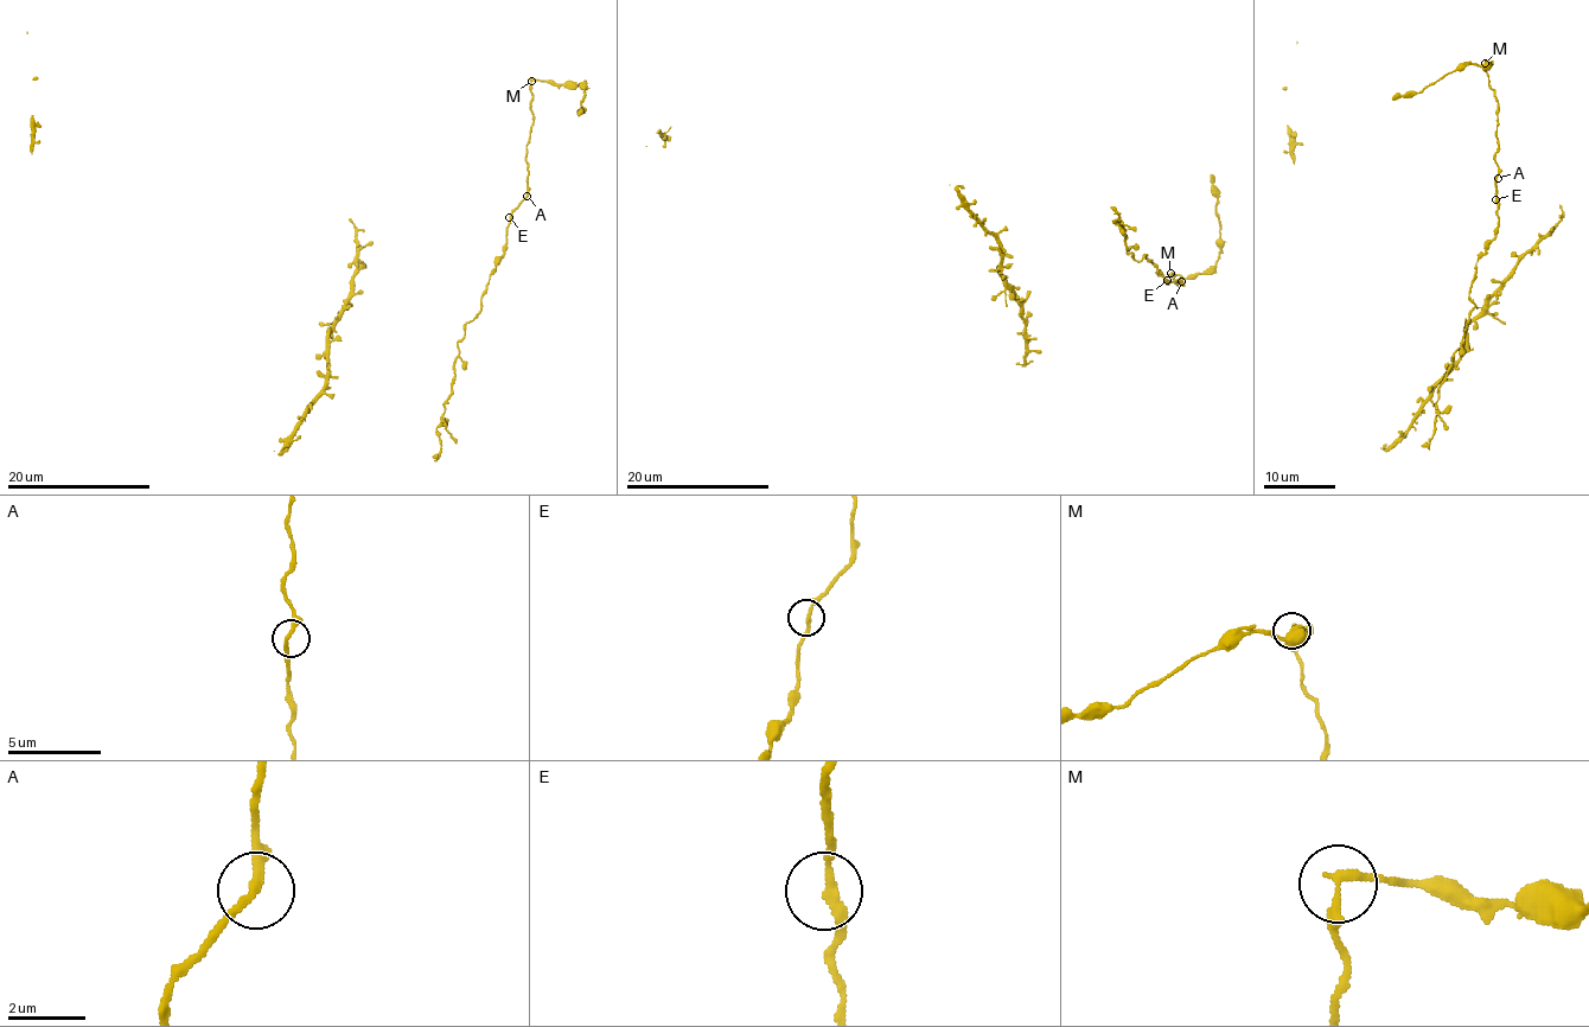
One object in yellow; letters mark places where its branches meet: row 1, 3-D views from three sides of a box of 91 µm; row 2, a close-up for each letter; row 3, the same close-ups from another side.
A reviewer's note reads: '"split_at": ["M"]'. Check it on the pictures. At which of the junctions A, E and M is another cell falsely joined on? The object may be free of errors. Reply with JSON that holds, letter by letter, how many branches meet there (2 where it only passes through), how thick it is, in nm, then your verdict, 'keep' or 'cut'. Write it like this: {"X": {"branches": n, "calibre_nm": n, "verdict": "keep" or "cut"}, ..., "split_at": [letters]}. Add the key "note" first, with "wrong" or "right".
{"note": "right", "A": {"branches": 2, "calibre_nm": 220, "verdict": "keep"}, "E": {"branches": 2, "calibre_nm": 200, "verdict": "keep"}, "M": {"branches": 2, "calibre_nm": 240, "verdict": "cut"}, "split_at": ["M"]}

